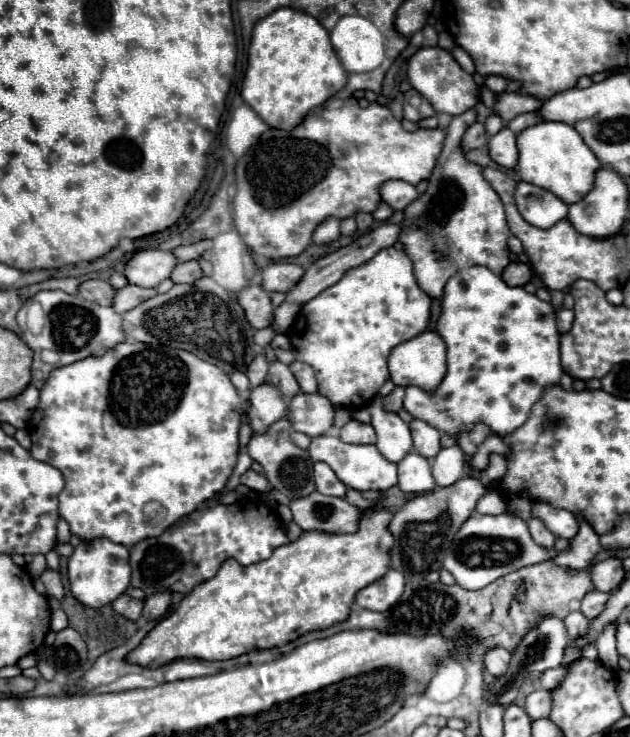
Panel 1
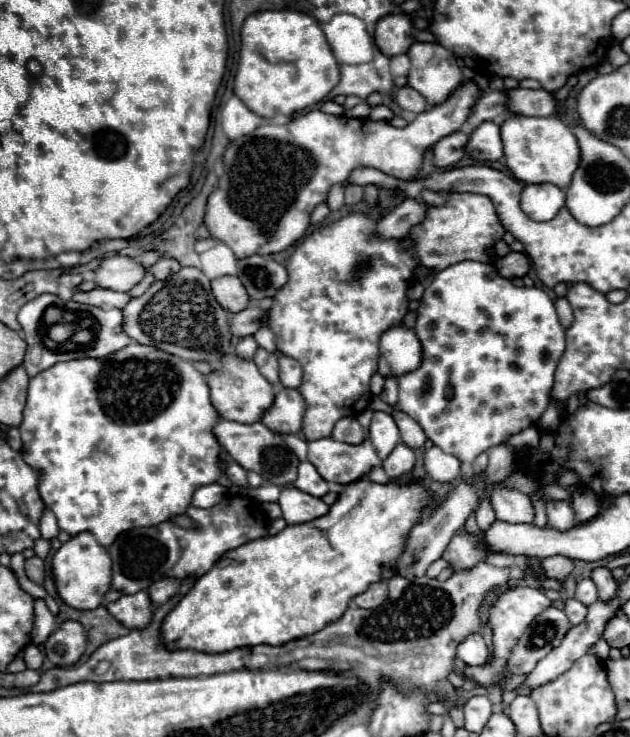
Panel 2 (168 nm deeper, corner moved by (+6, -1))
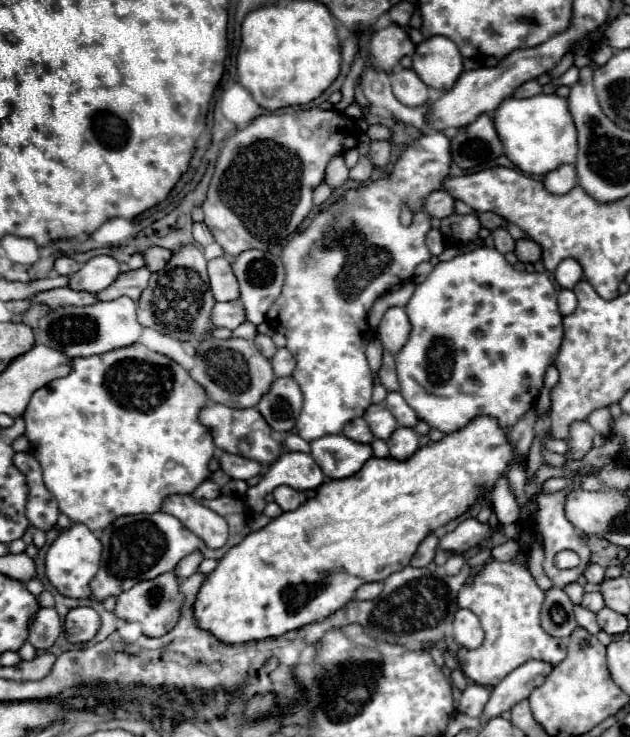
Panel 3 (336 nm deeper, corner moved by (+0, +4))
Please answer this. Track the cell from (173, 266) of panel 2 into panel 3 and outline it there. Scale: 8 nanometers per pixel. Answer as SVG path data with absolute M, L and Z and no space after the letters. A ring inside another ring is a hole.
M147 247L143 251L143 257L145 257L145 267L149 271L161 271L165 263L171 259L171 251L163 247Z

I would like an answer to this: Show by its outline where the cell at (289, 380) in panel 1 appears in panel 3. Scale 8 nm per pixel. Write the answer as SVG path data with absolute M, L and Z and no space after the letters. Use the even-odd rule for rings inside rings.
M257 335L257 337L255 337L255 345L259 347L261 355L265 355L267 359L271 359L273 353L277 351L277 347L275 347L273 341L271 341L271 337L267 337L267 335Z

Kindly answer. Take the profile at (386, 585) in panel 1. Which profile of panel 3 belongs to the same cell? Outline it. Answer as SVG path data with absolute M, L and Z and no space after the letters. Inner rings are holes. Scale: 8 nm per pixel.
M365 583L365 585L361 585L361 587L357 589L355 597L361 599L361 601L365 601L365 599L375 599L375 597L379 597L381 591L383 591L383 585L381 585L381 583Z

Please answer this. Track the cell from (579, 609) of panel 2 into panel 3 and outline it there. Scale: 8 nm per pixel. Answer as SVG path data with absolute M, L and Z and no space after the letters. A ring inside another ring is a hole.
M585 593L585 597L583 597L583 603L581 603L585 609L589 609L589 611L593 611L593 613L597 613L599 609L603 609L605 607L605 601L603 601L603 595L601 593Z

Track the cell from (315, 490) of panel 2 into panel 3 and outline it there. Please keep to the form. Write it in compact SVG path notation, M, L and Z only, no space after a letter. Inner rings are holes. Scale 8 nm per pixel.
M285 453L275 463L267 467L261 475L261 481L255 487L249 487L245 501L253 513L263 513L265 495L279 485L293 487L297 491L317 489L325 481L321 467L307 453Z

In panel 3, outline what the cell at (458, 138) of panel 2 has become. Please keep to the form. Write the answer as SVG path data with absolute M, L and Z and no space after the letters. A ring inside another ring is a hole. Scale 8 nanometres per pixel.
M441 131L425 133L403 151L389 175L357 189L347 189L335 203L319 211L305 231L295 235L283 247L281 259L285 265L285 285L275 301L275 329L287 337L287 349L297 363L291 377L303 391L303 409L295 429L305 441L341 433L345 423L361 417L371 405L373 373L367 363L365 349L373 339L373 331L365 317L377 297L411 281L415 267L431 259L425 245L425 235L431 229L431 215L423 211L423 203L427 195L443 187L443 181L449 177L449 165L449 139ZM403 205L407 205L413 213L411 225L401 223Z

